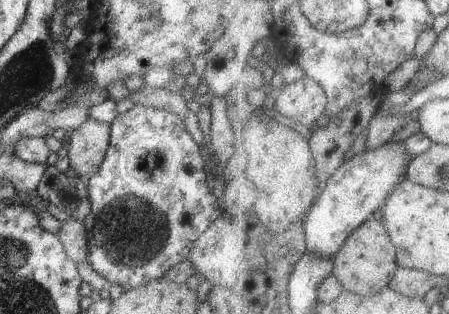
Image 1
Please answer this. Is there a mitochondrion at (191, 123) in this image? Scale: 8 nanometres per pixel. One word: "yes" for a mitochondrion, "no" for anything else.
no

